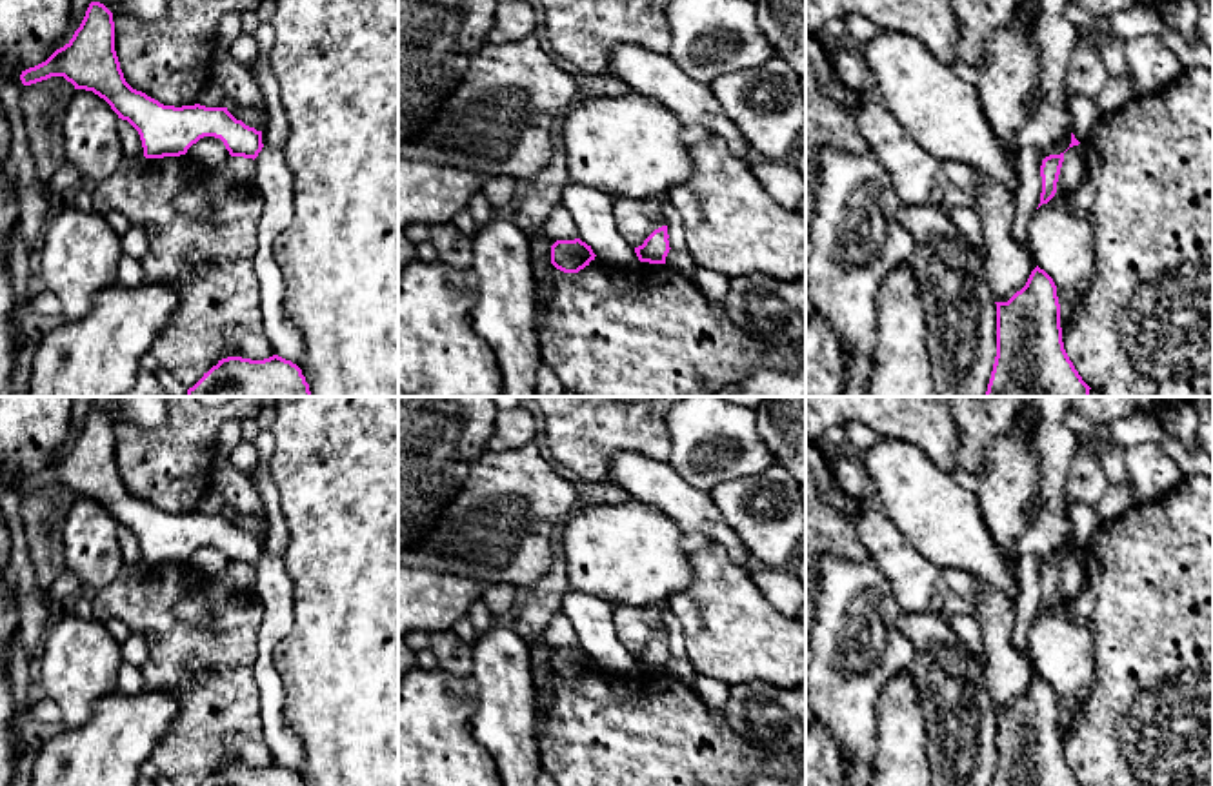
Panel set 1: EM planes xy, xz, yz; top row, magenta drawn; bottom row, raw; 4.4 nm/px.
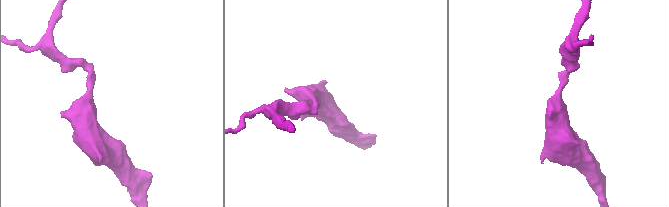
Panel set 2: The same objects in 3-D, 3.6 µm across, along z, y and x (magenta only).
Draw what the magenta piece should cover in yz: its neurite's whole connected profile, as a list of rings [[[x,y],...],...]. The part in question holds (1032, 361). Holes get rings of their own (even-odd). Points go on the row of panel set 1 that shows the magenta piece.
[[[1038,266],[1026,286],[997,304],[997,357],[984,397],[1089,397],[1089,386],[1069,360],[1060,328],[1060,304],[1053,278]]]

